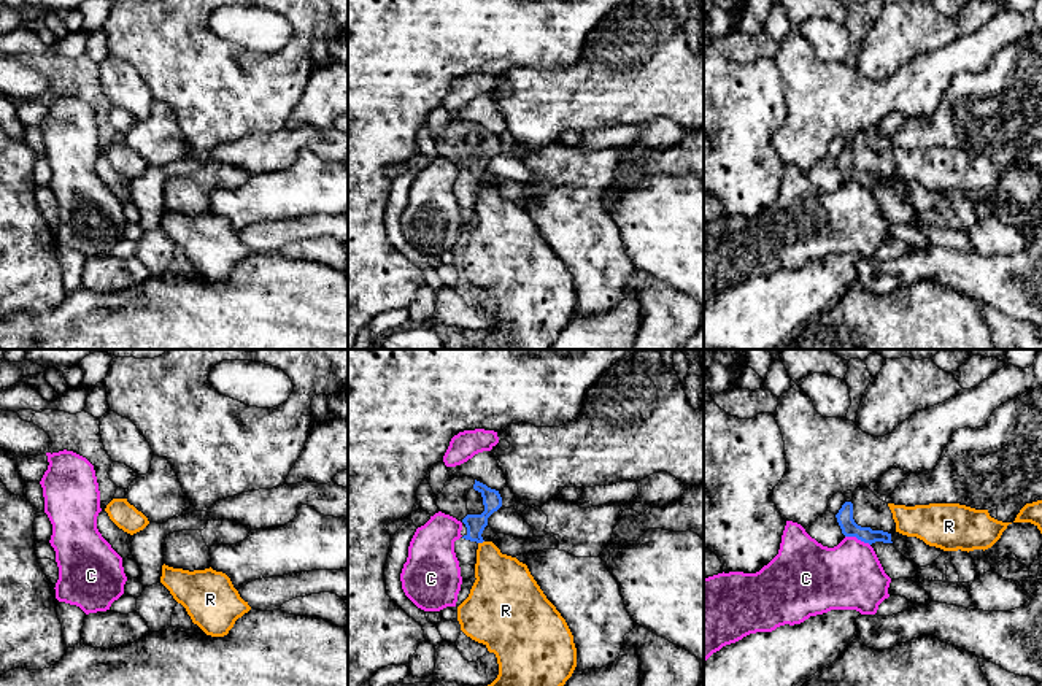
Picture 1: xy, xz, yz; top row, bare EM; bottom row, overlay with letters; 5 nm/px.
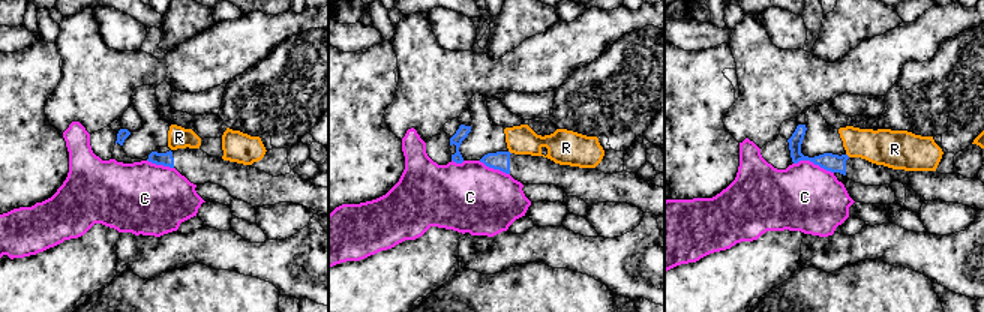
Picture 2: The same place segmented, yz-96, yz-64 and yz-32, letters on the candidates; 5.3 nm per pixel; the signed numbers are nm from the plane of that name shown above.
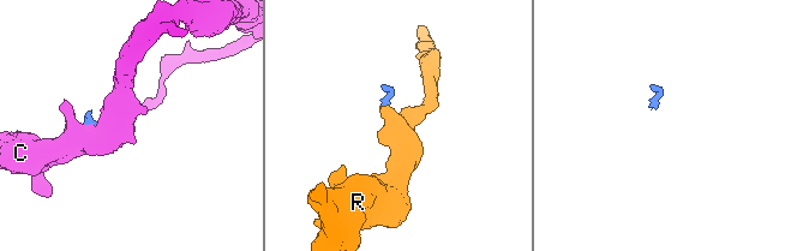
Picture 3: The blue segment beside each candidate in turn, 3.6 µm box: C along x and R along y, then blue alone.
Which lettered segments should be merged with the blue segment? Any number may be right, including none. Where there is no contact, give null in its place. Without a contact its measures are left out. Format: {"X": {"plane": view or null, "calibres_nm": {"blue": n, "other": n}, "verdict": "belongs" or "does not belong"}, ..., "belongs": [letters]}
{"C": {"plane": "yz", "calibres_nm": {"blue": 80, "other": 340}, "verdict": "does not belong"}, "R": {"plane": "xz", "calibres_nm": {"blue": 100, "other": 280}, "verdict": "does not belong"}, "belongs": []}

